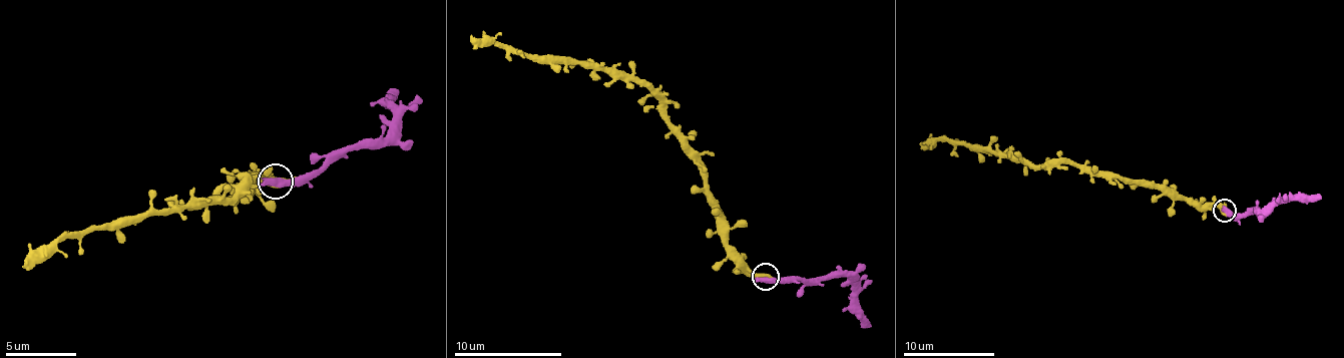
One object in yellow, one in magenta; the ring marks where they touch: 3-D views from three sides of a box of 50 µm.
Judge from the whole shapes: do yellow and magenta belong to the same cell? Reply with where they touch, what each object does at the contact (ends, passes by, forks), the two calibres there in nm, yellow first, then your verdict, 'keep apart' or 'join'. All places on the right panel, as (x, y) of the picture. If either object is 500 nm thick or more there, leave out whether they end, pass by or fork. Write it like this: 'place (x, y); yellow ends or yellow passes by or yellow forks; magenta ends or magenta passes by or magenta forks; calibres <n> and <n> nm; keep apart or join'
place (1225, 211); calibres 440 and 600 nm; keep apart

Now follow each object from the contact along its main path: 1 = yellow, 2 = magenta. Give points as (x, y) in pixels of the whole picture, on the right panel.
1: (1226, 211), (1171, 199), (1156, 187), (1090, 174), (1075, 163), (1024, 163), (946, 137), (922, 149)
2: (1226, 211), (1238, 218), (1253, 210), (1262, 214), (1281, 202), (1321, 196)

